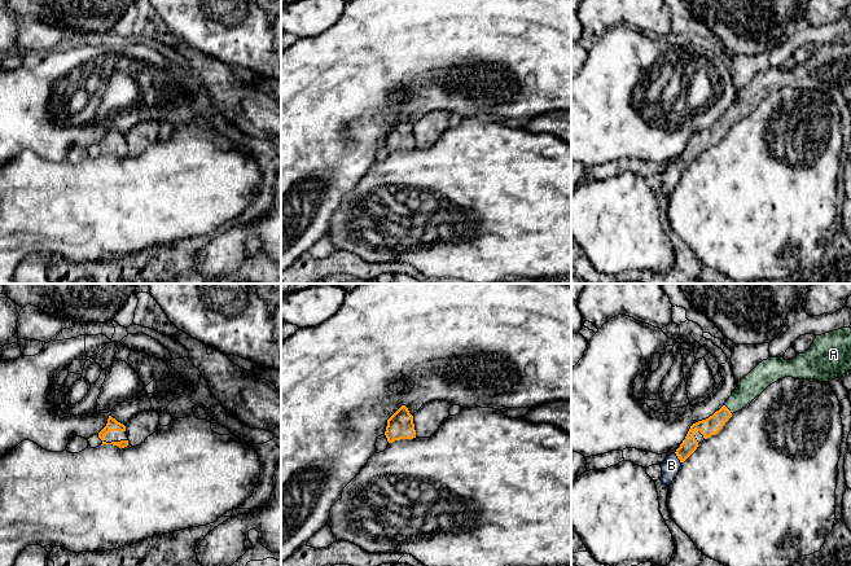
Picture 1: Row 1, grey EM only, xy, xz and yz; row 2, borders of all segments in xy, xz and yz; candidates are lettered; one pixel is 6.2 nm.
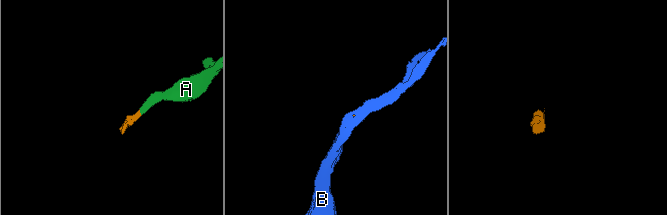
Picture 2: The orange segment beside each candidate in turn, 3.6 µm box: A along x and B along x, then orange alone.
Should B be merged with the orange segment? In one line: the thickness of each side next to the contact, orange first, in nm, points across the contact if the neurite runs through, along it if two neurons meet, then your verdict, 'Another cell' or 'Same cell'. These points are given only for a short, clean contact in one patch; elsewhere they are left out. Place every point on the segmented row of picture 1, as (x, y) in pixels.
Thickness 100 nm (orange) against 110 nm. Path across: yz (689, 444), (678, 457), (671, 465). Same cell

